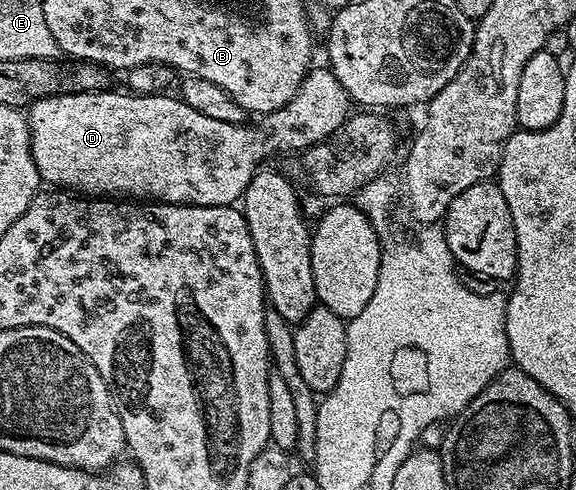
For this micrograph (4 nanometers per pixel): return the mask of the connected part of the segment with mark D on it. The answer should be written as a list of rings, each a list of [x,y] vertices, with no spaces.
[[[313,67],[306,74],[304,81],[301,82],[296,96],[289,101],[288,105],[281,106],[278,110],[265,115],[257,122],[258,130],[251,124],[235,124],[224,120],[212,120],[212,116],[200,116],[200,112],[188,108],[181,97],[174,96],[169,98],[169,93],[161,94],[132,94],[121,92],[117,94],[117,89],[98,90],[94,94],[53,94],[47,98],[37,98],[28,107],[28,117],[30,120],[30,147],[32,148],[32,160],[36,160],[38,174],[43,183],[49,184],[54,188],[65,188],[70,192],[77,192],[82,196],[117,196],[122,200],[153,200],[155,202],[171,202],[173,206],[233,206],[246,193],[248,184],[258,173],[262,162],[266,158],[278,152],[304,152],[308,147],[315,146],[326,138],[330,138],[335,131],[339,130],[343,123],[348,119],[352,103],[347,93],[344,92],[343,85],[336,80],[336,76],[329,70],[329,67]]]

